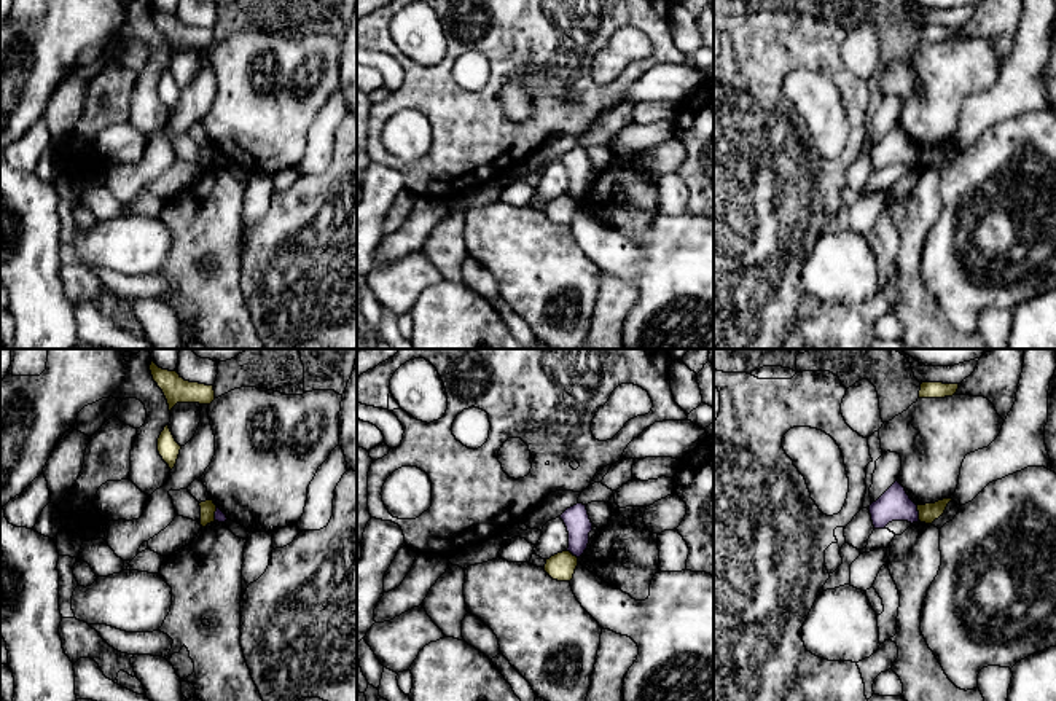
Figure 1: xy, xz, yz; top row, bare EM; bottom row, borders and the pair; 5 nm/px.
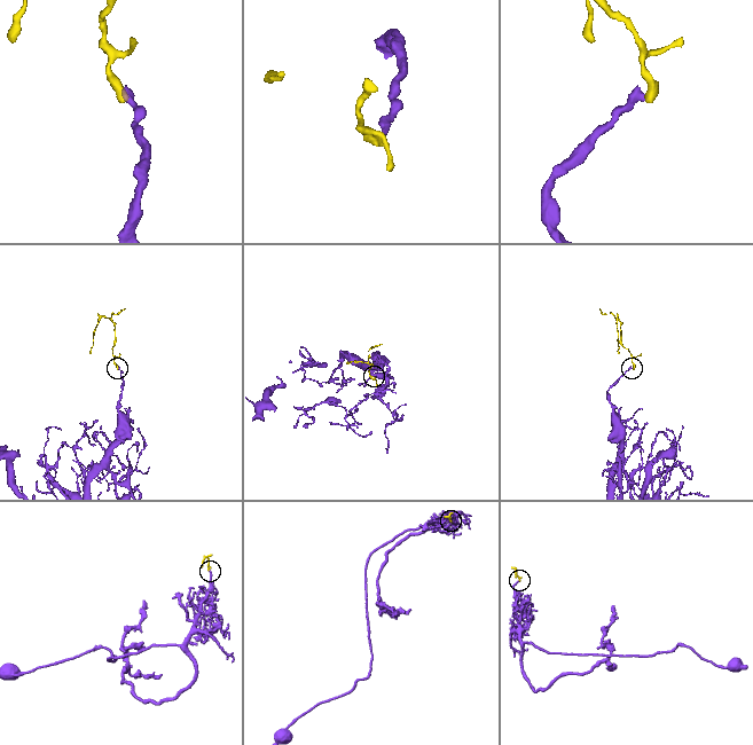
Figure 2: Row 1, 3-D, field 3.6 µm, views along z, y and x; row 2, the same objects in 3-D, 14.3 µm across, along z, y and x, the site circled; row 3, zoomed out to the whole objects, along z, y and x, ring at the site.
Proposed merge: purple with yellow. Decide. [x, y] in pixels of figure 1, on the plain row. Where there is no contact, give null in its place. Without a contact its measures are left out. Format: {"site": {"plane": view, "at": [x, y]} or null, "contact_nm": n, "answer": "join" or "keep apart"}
{"site": {"plane": "yz", "at": [918, 156]}, "contact_nm": 80, "answer": "keep apart"}

